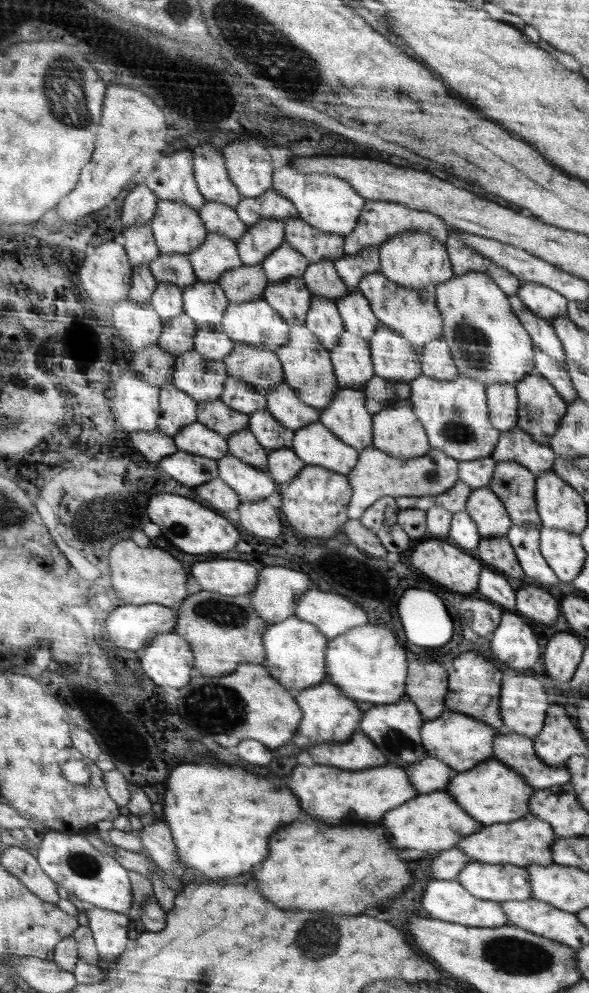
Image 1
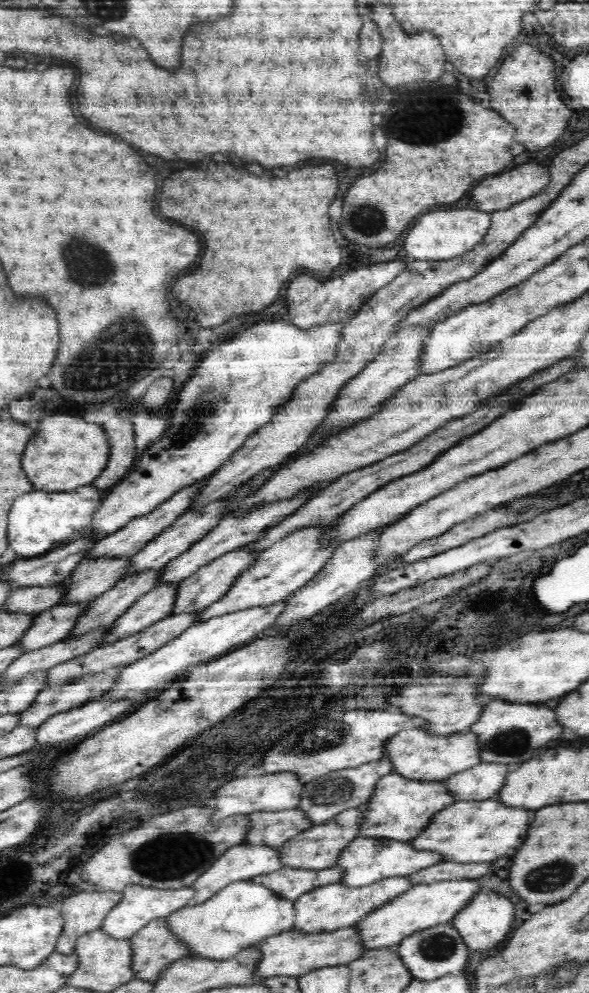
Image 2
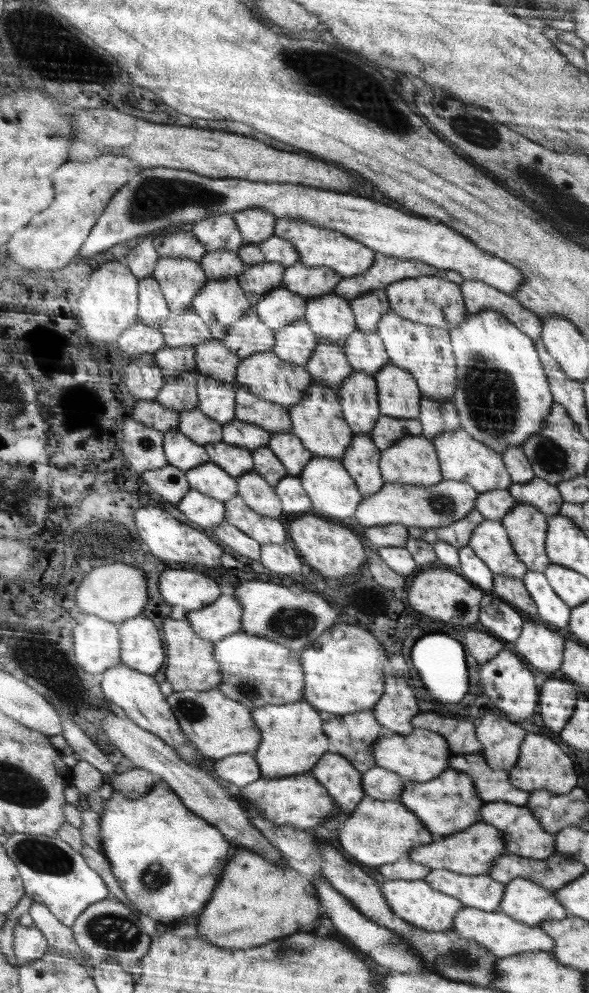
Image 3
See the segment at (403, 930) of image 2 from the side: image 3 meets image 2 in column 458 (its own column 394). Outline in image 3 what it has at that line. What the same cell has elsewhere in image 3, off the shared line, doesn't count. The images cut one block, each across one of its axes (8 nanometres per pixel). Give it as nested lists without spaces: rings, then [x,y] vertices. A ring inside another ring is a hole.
[[[385,880],[382,884],[383,894],[391,909],[402,917],[404,922],[426,931],[448,931],[455,922],[458,912],[462,911],[463,902],[448,893],[438,892],[429,882],[420,880]]]

